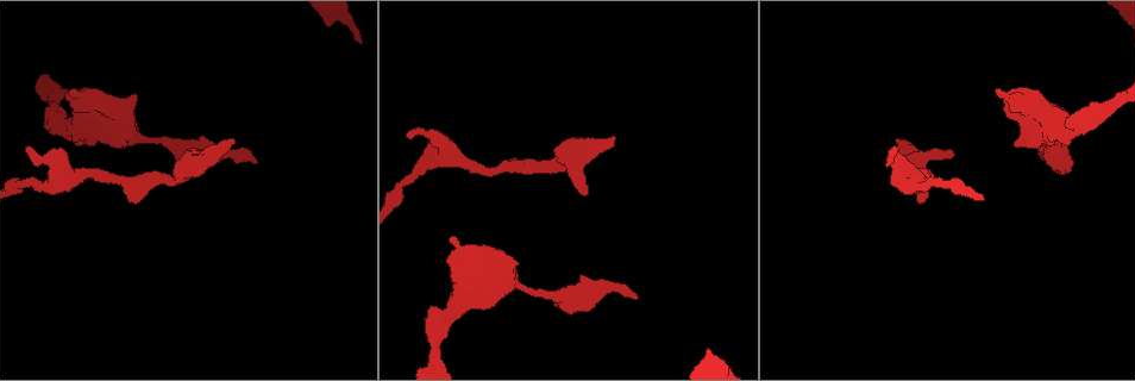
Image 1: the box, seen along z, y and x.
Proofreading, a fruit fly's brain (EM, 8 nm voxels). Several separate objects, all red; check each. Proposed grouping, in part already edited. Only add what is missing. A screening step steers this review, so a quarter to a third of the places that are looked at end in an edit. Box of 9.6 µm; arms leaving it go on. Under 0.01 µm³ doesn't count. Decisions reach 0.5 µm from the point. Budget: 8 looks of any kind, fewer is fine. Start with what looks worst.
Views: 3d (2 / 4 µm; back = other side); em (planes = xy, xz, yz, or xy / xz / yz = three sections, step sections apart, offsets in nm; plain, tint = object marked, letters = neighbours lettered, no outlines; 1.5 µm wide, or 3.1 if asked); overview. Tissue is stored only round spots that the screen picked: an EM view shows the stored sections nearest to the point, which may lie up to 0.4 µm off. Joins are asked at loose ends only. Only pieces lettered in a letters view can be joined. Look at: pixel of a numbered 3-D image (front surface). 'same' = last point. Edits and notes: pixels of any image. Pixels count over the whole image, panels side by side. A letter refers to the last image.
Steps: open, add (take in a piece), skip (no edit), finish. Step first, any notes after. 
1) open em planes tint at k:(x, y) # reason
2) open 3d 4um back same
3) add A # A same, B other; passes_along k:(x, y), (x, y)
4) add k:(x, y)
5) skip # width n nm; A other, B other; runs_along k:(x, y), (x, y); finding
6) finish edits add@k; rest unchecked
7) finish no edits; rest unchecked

open 3d 4um at 1:(1017, 147) # an open end

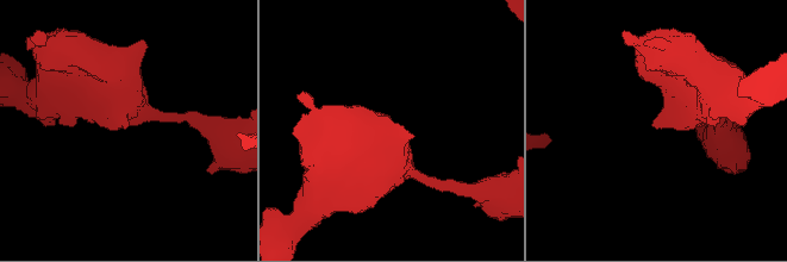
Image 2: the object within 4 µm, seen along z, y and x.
open em xz step 4 letters at 2:(122, 127) # need the tissue

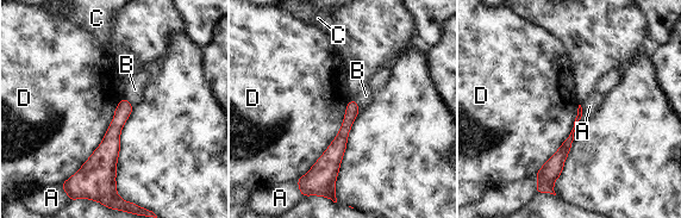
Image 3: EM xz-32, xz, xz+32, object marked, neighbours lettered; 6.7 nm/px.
open em planes letters same

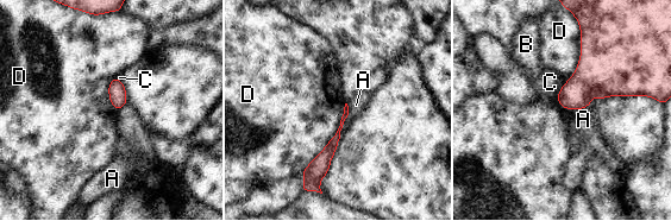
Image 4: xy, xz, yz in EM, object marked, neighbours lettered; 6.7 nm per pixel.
skip # A other, B other, C other, D other; runs_along 4:(336, 138), (306, 188); none of them fits

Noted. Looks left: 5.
open em planes plain at 1:(70, 89) # stops while still wide

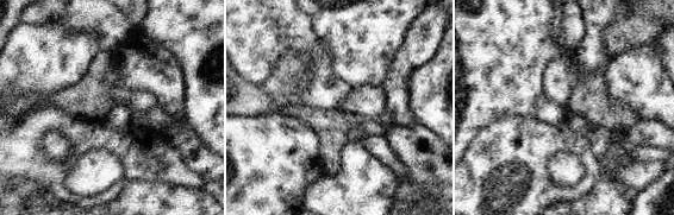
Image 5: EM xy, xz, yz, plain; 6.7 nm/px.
open em planes letters same # see the neighbours

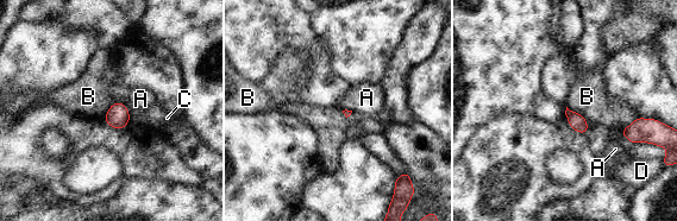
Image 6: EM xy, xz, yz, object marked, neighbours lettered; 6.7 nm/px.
skip # A other, B other, C other, D other; no lettered piece goes on from it

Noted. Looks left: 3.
open 3d 2um at 1:(584, 193) # free end

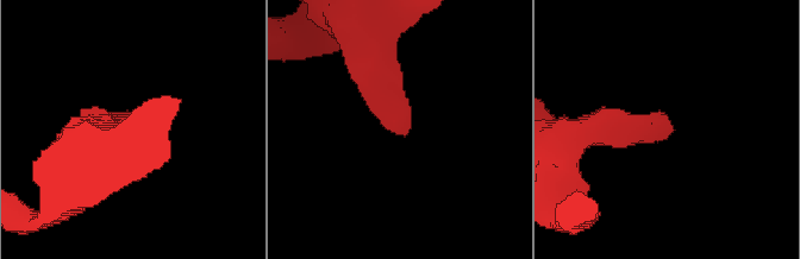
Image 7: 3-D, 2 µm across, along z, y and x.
open em planes plain at 7:(407, 126)

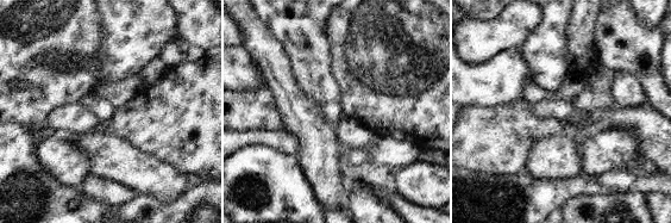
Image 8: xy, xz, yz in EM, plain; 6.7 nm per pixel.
open em planes letters same # see the neighbours

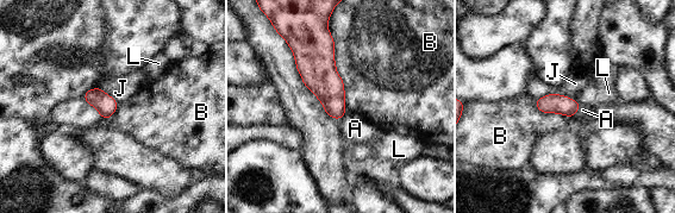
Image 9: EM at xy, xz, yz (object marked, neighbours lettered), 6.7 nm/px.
skip # A other, B other, J other, L other; border 9:(330, 33), (347, 111); no lettered piece goes on from it

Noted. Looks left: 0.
finish no edits; rest unchecked

